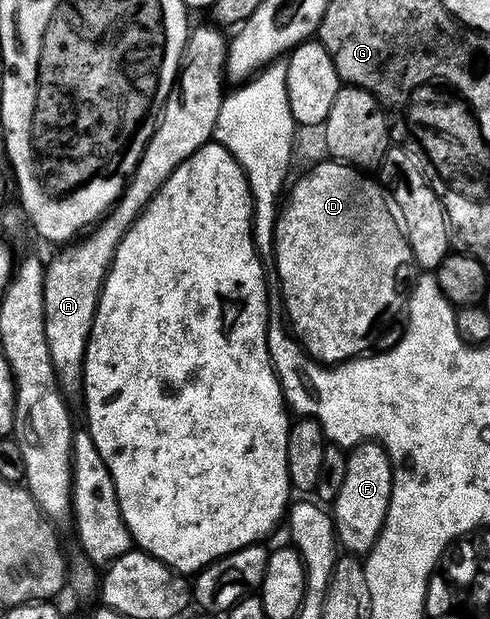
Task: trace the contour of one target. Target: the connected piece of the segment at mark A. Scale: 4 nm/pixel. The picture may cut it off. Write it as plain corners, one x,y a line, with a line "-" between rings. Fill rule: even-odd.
193,26
189,30
184,58
176,73
176,84
166,97
154,133
134,173
128,178
120,200
87,234
57,250
60,252
52,260
47,260
44,268
46,349
50,349
50,361
54,365
60,394
65,397
79,396
83,392
84,358
90,329
94,325
94,313
98,309
100,291
122,237
126,237
134,221
144,212
144,207
155,197
156,190
166,182
170,173
174,173
174,169
178,169
186,157
193,155
213,138
220,106
226,94
225,59
229,40
220,32
223,30
219,26
211,26

